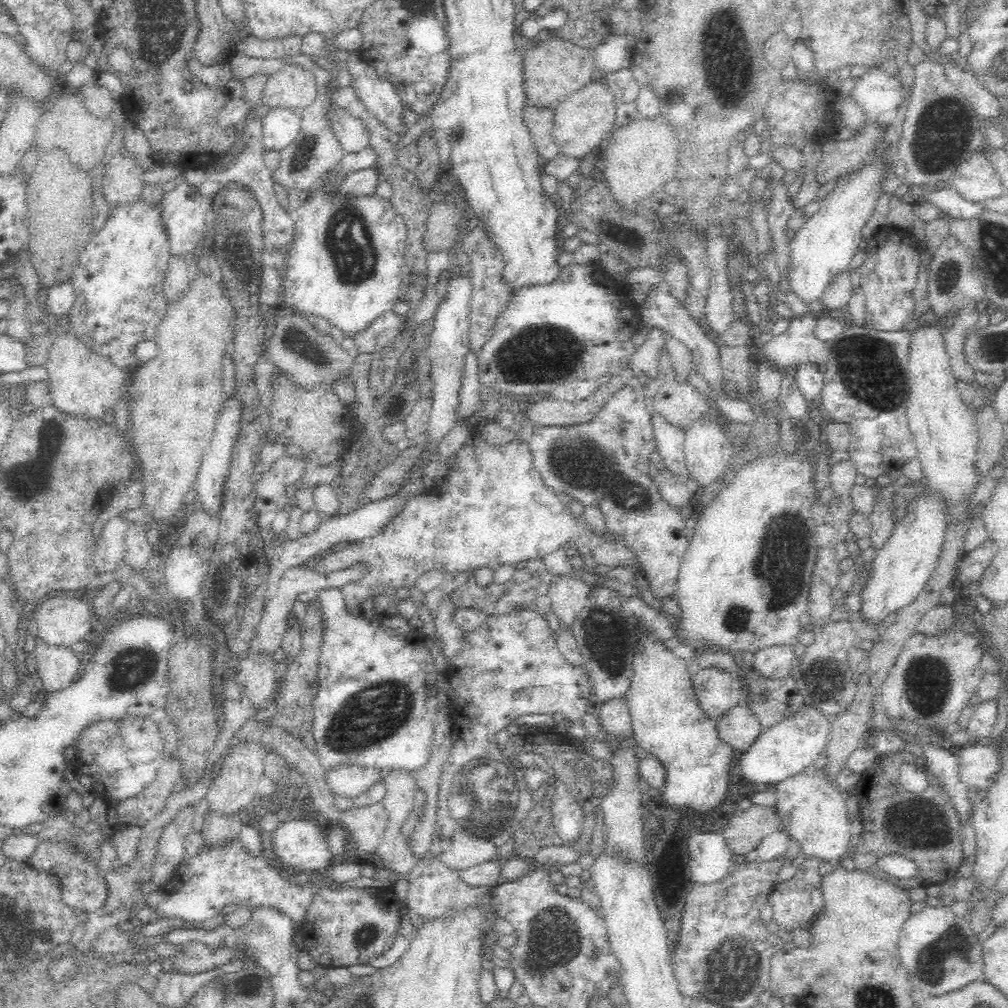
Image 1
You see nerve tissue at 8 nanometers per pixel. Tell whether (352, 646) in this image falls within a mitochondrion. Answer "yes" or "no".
no

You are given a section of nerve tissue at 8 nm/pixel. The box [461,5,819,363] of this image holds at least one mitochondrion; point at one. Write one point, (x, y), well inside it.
(721, 39)

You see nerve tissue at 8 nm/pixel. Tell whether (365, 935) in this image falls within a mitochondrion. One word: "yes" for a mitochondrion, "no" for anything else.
yes

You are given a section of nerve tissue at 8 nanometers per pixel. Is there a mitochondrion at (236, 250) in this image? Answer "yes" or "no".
no

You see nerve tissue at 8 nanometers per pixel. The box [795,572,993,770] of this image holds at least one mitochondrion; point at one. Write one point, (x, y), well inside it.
(928, 680)

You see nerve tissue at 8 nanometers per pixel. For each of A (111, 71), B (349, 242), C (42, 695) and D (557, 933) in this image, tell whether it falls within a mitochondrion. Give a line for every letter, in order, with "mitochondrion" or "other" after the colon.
A: other
B: mitochondrion
C: other
D: mitochondrion

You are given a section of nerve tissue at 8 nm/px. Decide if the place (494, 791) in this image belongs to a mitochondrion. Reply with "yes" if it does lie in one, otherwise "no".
yes

